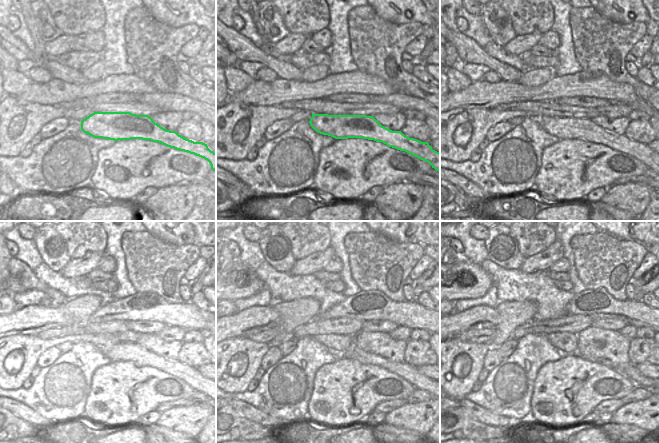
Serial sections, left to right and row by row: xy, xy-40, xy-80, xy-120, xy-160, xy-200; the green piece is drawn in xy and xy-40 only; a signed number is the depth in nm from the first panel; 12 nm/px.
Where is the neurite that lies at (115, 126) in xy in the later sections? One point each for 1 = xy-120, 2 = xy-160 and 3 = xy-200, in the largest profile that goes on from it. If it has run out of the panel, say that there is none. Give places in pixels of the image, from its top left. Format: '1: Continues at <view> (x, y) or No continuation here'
1: Continues at xy-120 (122, 352)
2: Continues at xy-160 (410, 373)
3: Continues at xy-200 (630, 371)

